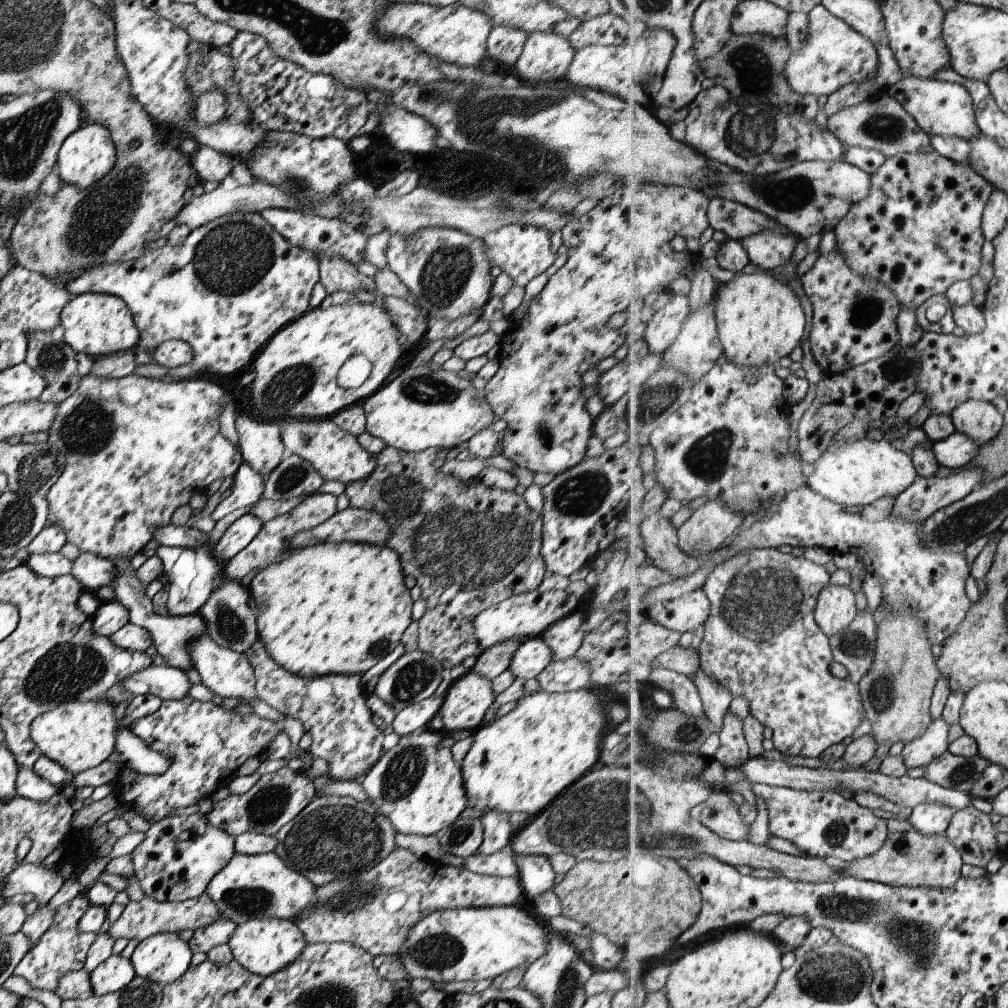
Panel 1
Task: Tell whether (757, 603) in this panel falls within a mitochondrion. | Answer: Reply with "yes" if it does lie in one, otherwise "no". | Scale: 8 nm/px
yes

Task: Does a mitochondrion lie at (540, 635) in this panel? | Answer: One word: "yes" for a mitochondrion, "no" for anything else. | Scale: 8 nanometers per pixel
no

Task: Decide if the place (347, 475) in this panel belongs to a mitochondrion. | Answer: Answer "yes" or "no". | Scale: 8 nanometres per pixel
no

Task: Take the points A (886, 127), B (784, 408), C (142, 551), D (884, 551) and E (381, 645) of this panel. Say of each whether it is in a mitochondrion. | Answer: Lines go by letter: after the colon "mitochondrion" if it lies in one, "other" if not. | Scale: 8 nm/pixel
A: mitochondrion
B: other
C: other
D: other
E: mitochondrion

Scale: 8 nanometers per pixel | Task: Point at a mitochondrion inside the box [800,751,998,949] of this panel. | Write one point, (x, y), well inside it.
(962, 773)

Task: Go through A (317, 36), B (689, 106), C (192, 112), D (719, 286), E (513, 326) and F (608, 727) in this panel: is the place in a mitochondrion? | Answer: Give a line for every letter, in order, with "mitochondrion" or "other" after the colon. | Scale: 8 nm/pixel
A: mitochondrion
B: other
C: other
D: other
E: other
F: other

